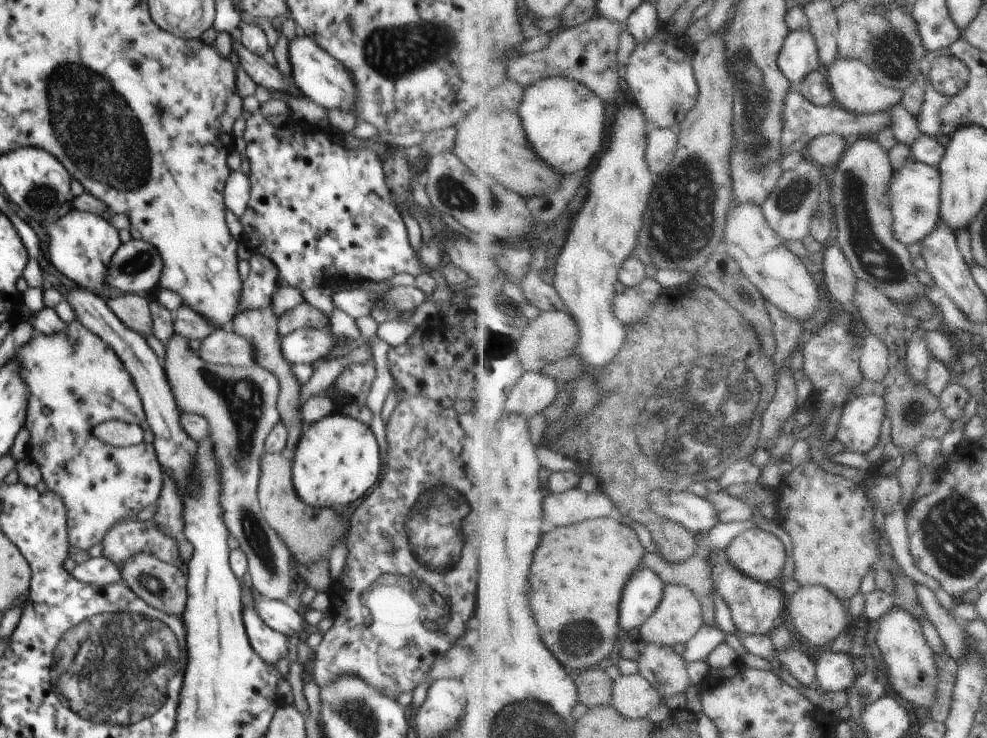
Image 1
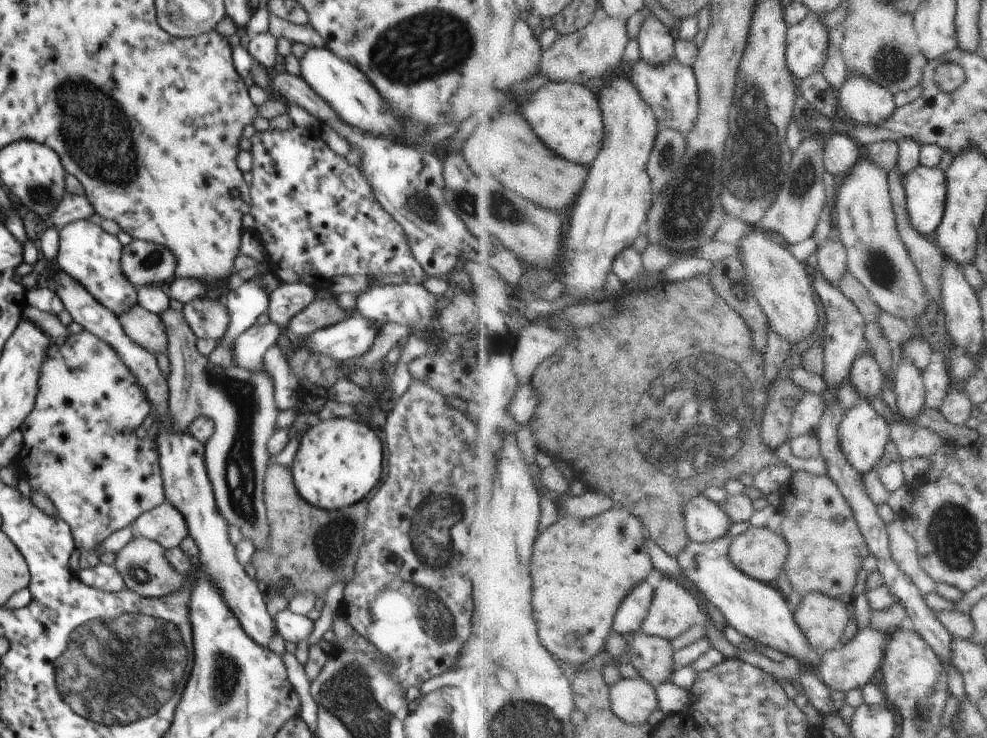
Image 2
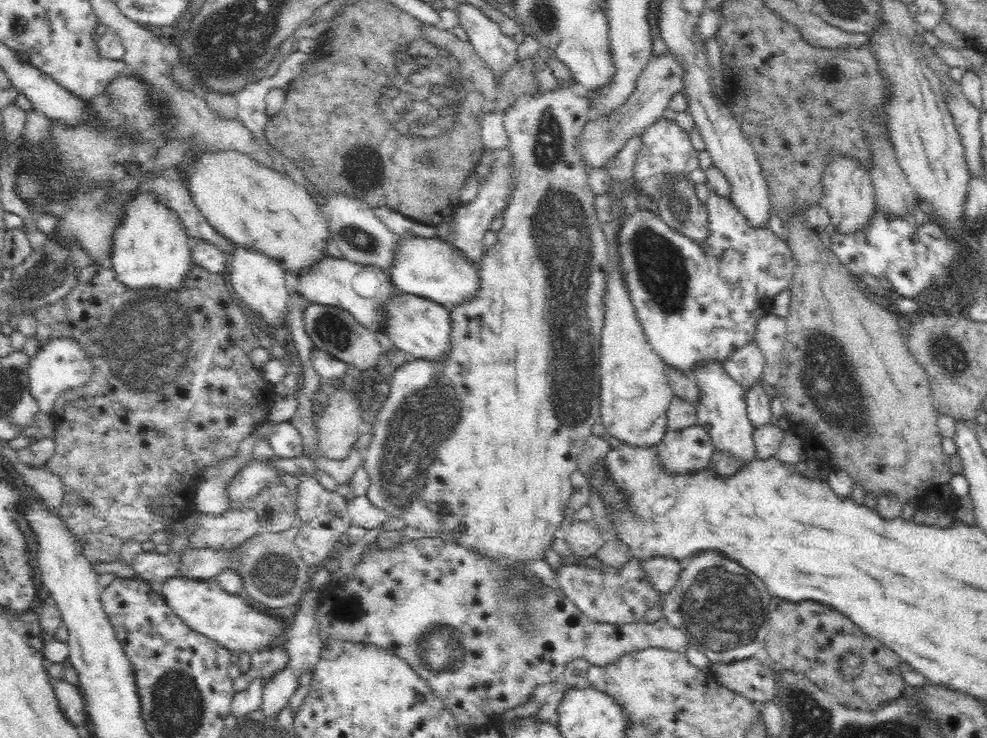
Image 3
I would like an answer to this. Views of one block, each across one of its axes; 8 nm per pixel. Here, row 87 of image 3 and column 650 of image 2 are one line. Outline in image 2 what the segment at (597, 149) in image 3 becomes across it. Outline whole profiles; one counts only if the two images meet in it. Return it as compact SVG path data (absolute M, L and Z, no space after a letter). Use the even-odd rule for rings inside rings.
M644 630L634 636L627 660L642 672L642 677L655 685L670 682L676 674L677 651L670 640L660 636L650 636Z

